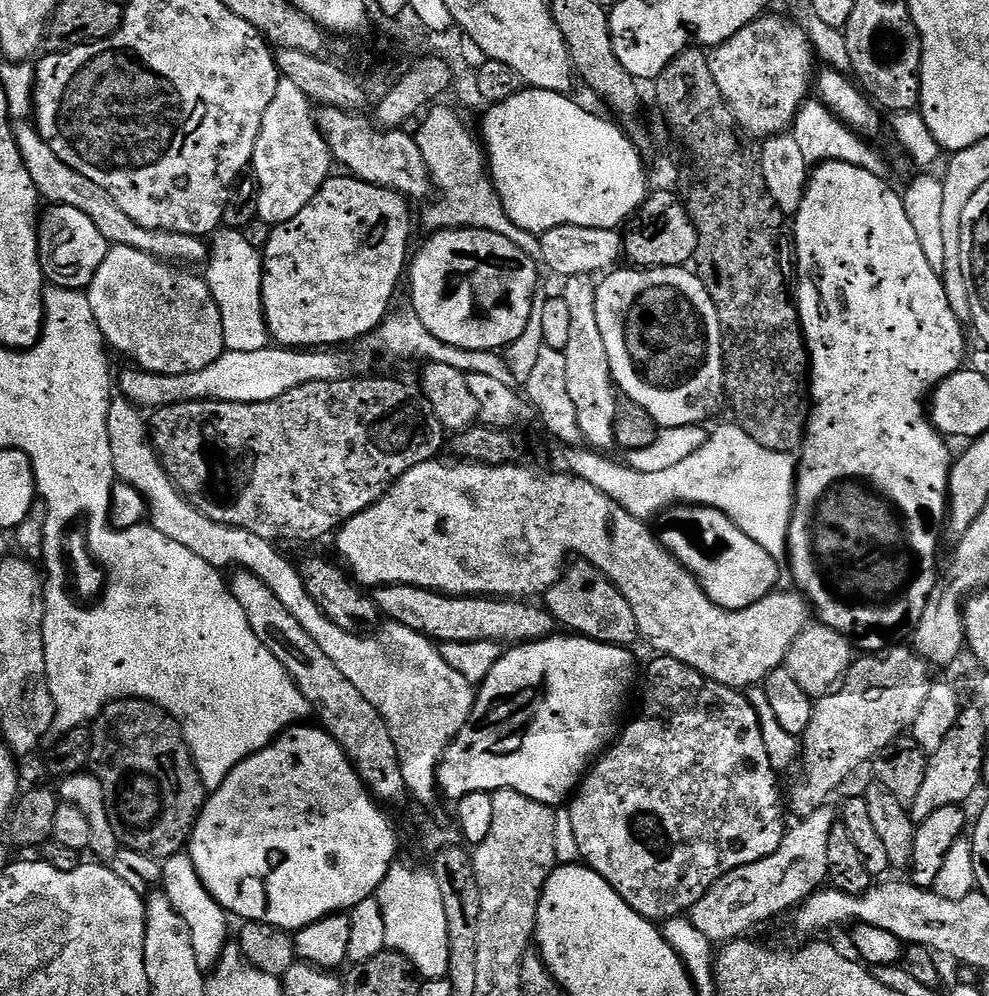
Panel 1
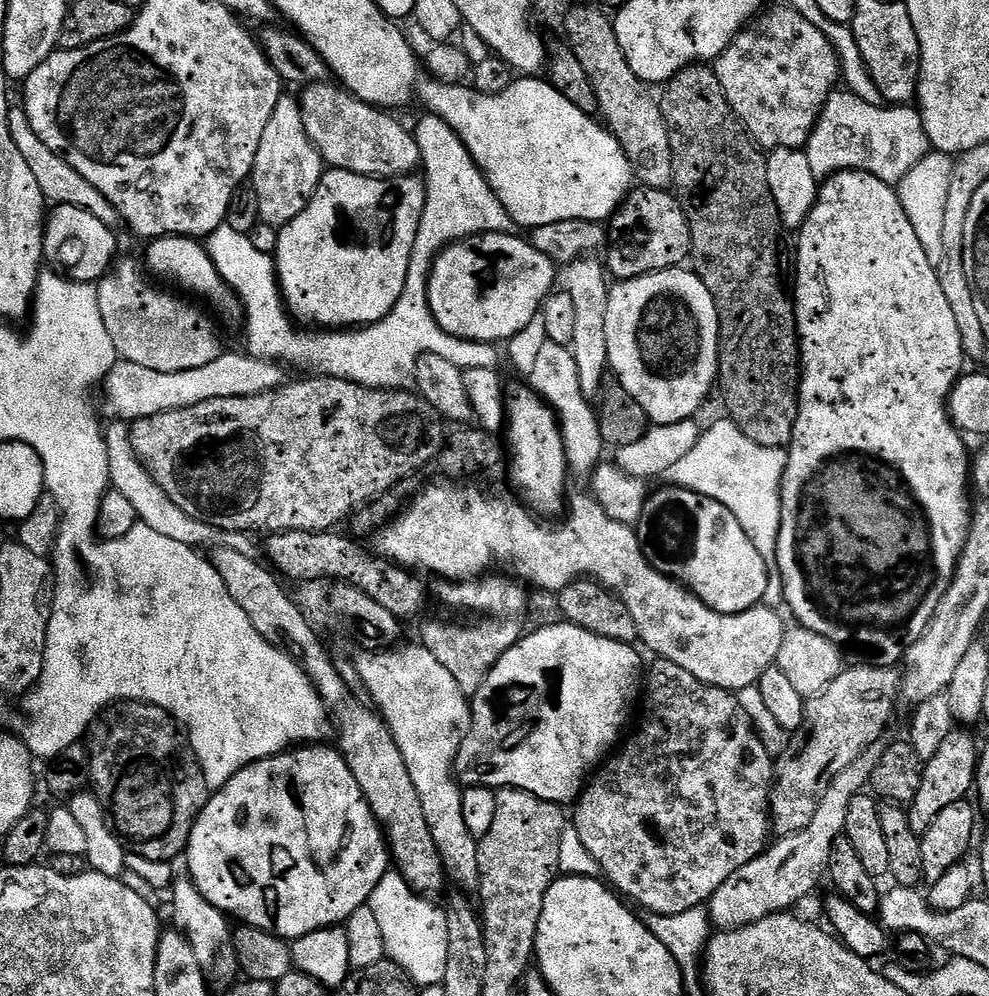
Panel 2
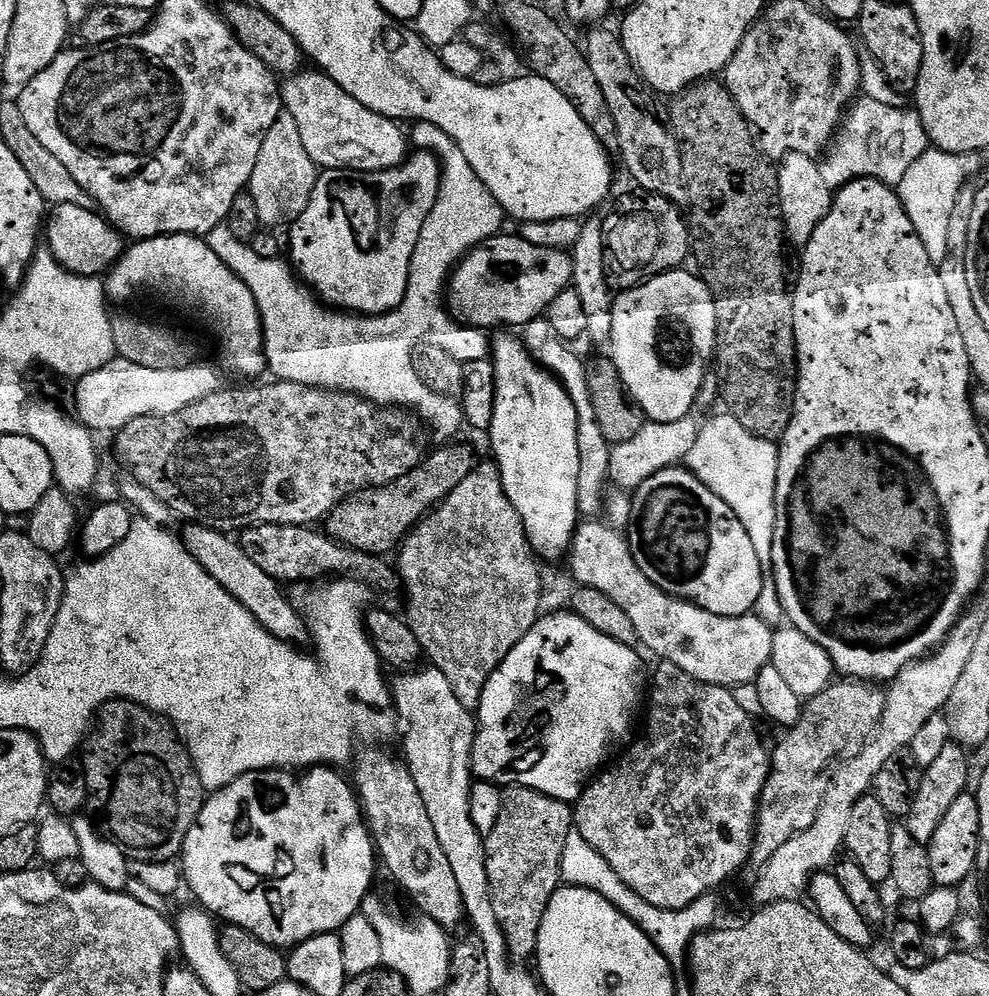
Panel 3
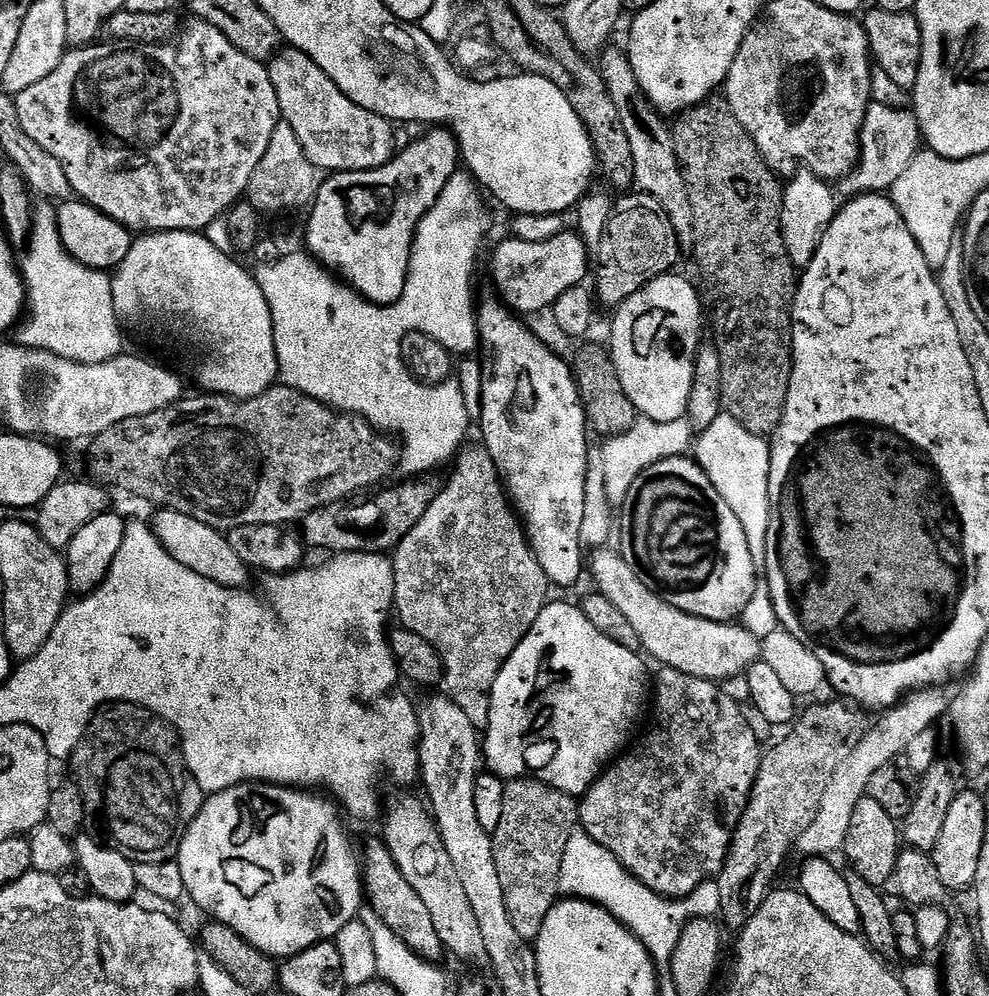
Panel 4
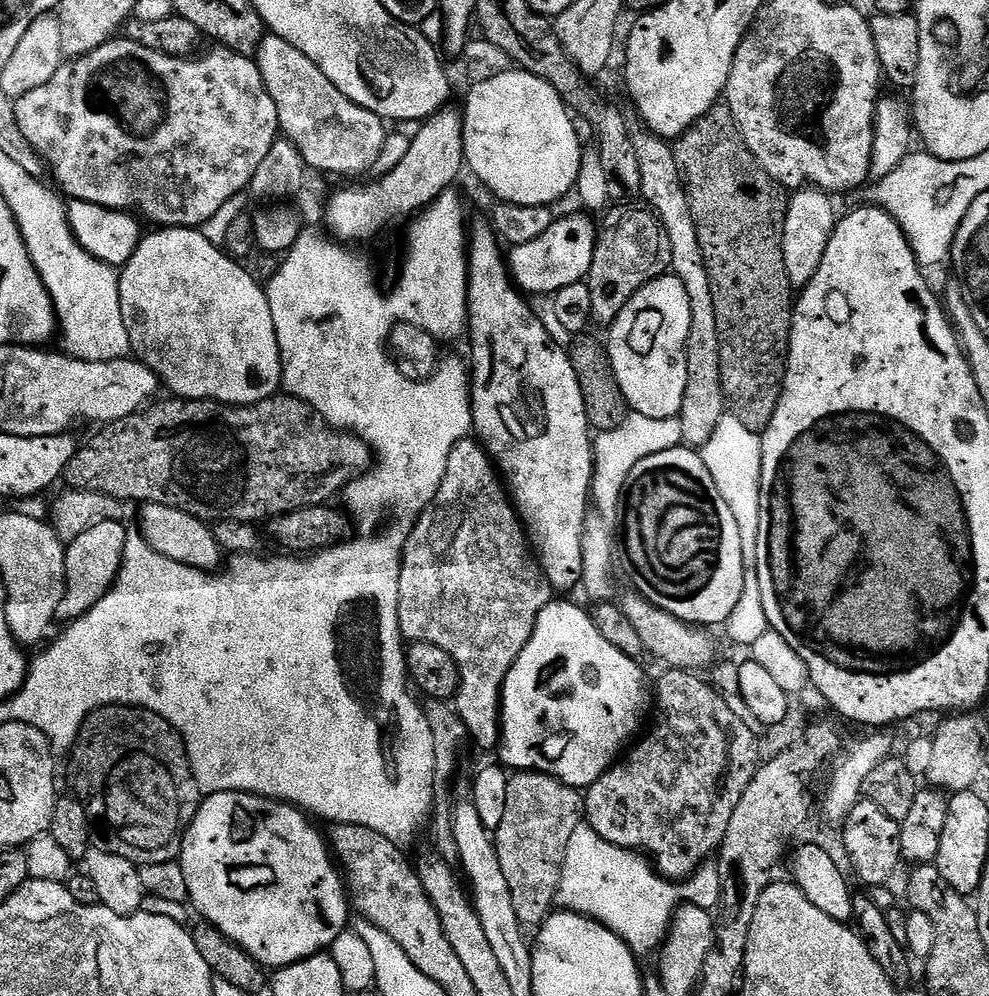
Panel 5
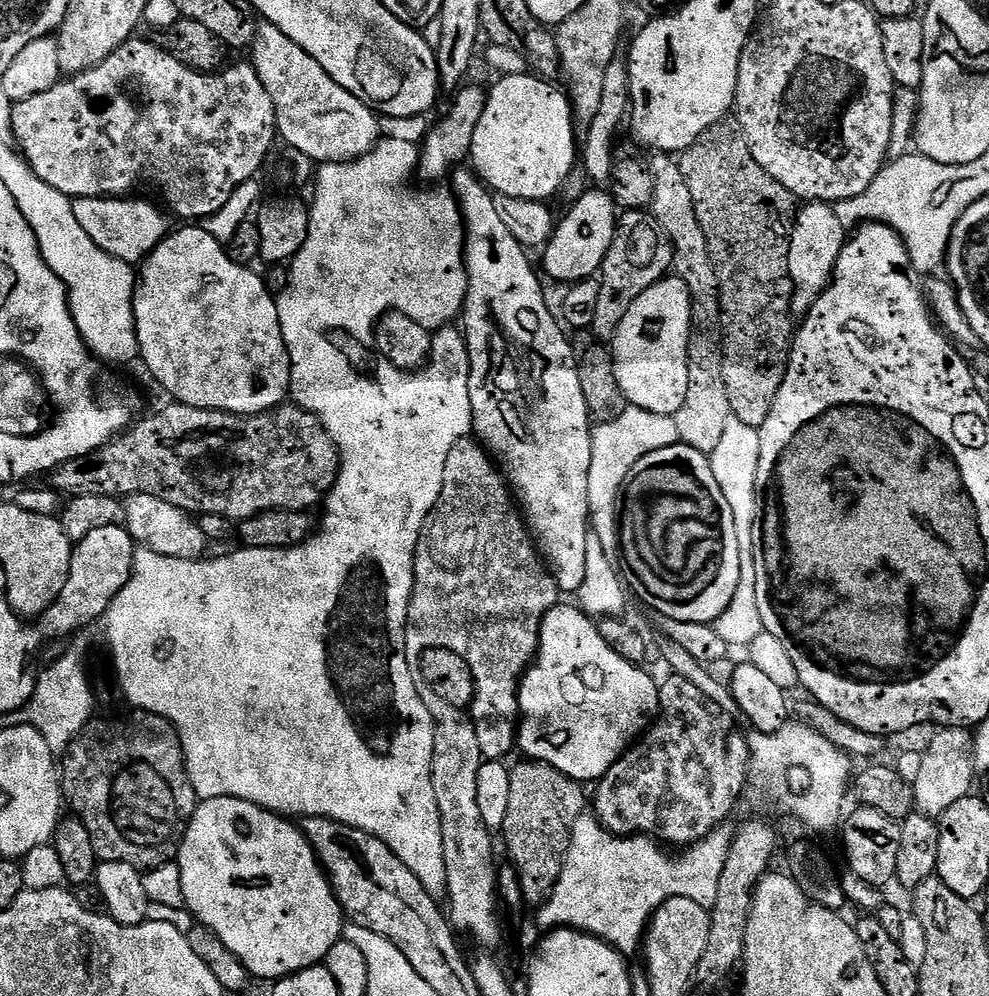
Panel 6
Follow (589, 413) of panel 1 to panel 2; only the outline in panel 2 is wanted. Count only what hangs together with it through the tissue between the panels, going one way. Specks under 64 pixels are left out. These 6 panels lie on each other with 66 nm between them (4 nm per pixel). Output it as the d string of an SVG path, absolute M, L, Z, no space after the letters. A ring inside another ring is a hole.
M595 255L583 256L573 264L563 265L562 291L570 294L574 302L574 330L572 331L572 357L578 368L578 382L584 395L592 398L601 391L604 377L609 371L608 347L606 346L606 306L608 305L609 281L604 281L606 268L596 261Z

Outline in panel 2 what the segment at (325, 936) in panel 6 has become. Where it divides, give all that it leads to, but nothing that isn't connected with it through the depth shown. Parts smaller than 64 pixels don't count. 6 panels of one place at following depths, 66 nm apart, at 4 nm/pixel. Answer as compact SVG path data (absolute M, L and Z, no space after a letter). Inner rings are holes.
M297 746L289 751L279 752L277 756L256 760L238 770L238 774L234 774L234 778L230 778L226 786L209 795L208 805L201 810L200 816L194 822L186 849L188 868L192 871L190 879L208 902L229 917L237 916L240 924L249 924L258 930L266 930L289 942L302 938L314 930L343 925L350 918L350 914L354 914L354 910L367 905L374 886L378 886L378 882L390 870L390 853L386 837L376 820L376 815L364 800L362 786L358 786L354 774L350 774L350 766L346 766L343 756L335 747L320 747L324 746Z

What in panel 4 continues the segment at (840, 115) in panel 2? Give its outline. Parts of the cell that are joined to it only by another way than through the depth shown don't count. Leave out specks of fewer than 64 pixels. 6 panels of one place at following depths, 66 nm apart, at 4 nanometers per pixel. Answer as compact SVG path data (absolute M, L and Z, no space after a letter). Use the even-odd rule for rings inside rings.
M888 102L869 103L860 131L860 159L851 174L839 181L838 192L841 197L887 193L894 182L906 174L906 166L910 166L917 152L921 151L922 137L915 111L903 112L900 108L903 107Z

